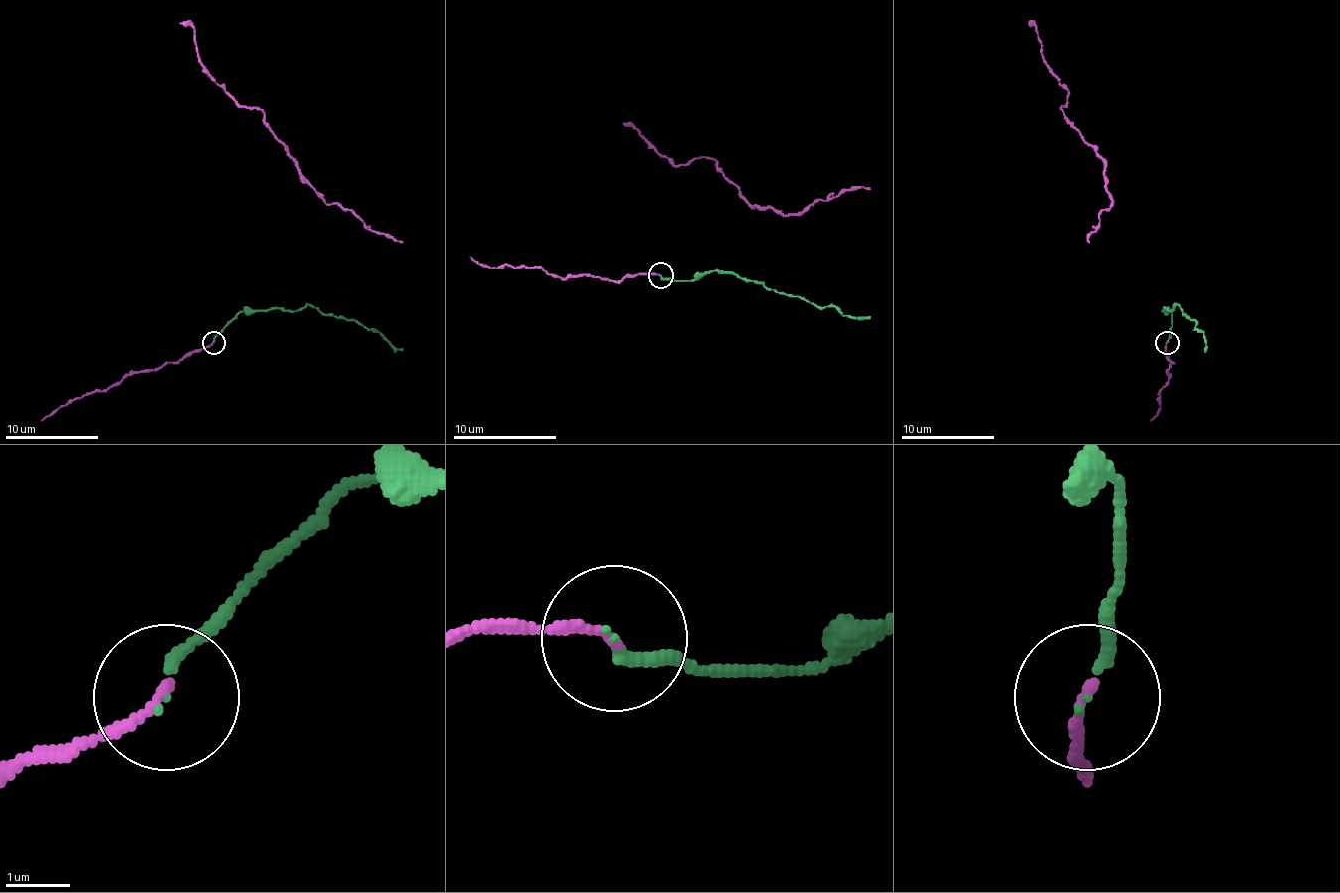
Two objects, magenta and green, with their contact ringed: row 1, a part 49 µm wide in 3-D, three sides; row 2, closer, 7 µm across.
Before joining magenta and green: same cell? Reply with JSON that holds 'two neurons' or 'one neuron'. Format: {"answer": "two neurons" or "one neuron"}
{"answer": "one neuron"}

